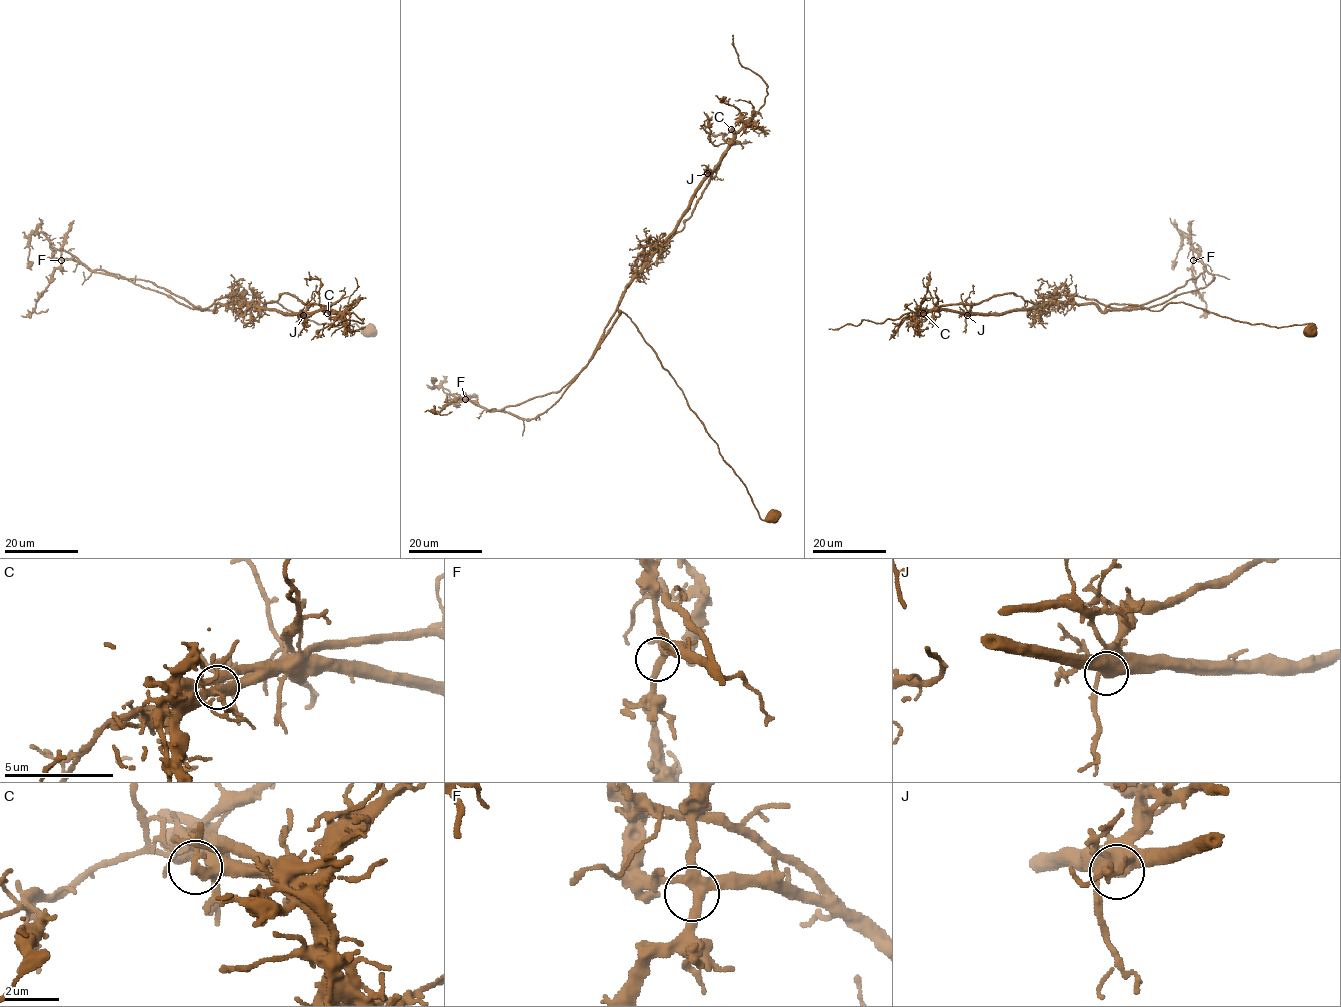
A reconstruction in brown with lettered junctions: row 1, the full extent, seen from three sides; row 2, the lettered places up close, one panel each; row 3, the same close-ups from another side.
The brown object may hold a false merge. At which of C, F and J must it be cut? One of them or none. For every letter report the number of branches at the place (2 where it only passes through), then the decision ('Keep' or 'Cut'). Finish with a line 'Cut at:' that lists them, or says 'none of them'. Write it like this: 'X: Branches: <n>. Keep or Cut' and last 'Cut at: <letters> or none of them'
C: Branches: 3. Cut
F: Branches: 4. Keep
J: Branches: 5. Keep
Cut at: C

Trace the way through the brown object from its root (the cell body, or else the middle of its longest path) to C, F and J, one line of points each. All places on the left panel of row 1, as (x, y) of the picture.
C: (369, 332), (318, 324), (277, 302), (214, 308), (328, 312)
F: (369, 332), (356, 323), (318, 324), (277, 302), (257, 310), (227, 303), (201, 310), (151, 282), (61, 260)
J: (369, 332), (356, 323), (318, 324), (277, 302), (257, 310), (227, 303), (214, 308), (246, 303), (303, 315)

